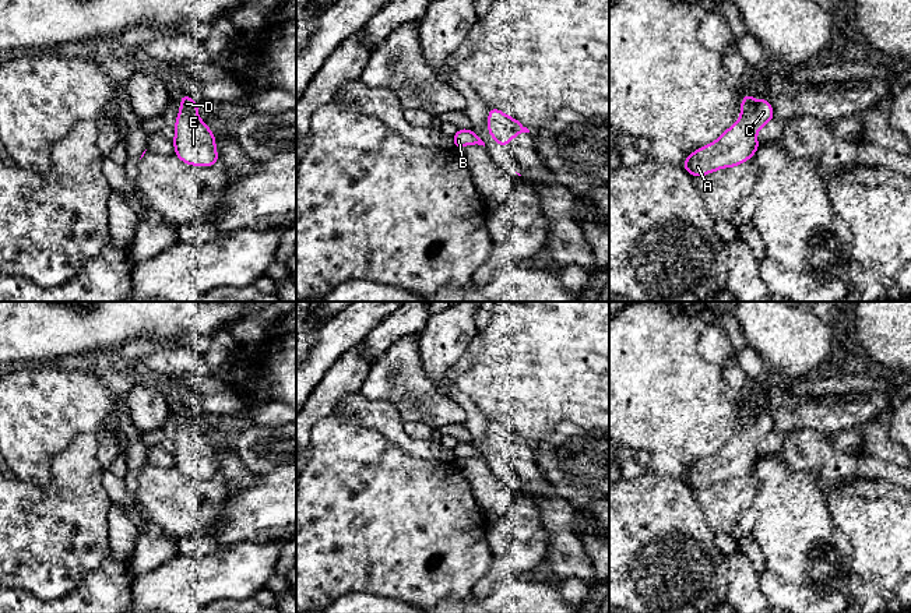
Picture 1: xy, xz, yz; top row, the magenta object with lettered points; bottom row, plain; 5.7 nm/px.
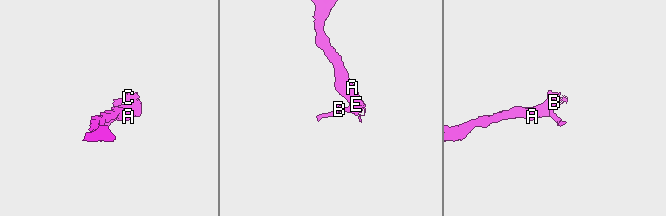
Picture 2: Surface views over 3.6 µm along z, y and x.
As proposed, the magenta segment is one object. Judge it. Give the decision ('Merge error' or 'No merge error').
No merge error

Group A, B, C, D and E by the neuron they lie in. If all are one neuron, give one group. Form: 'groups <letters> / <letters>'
groups A B C D E

